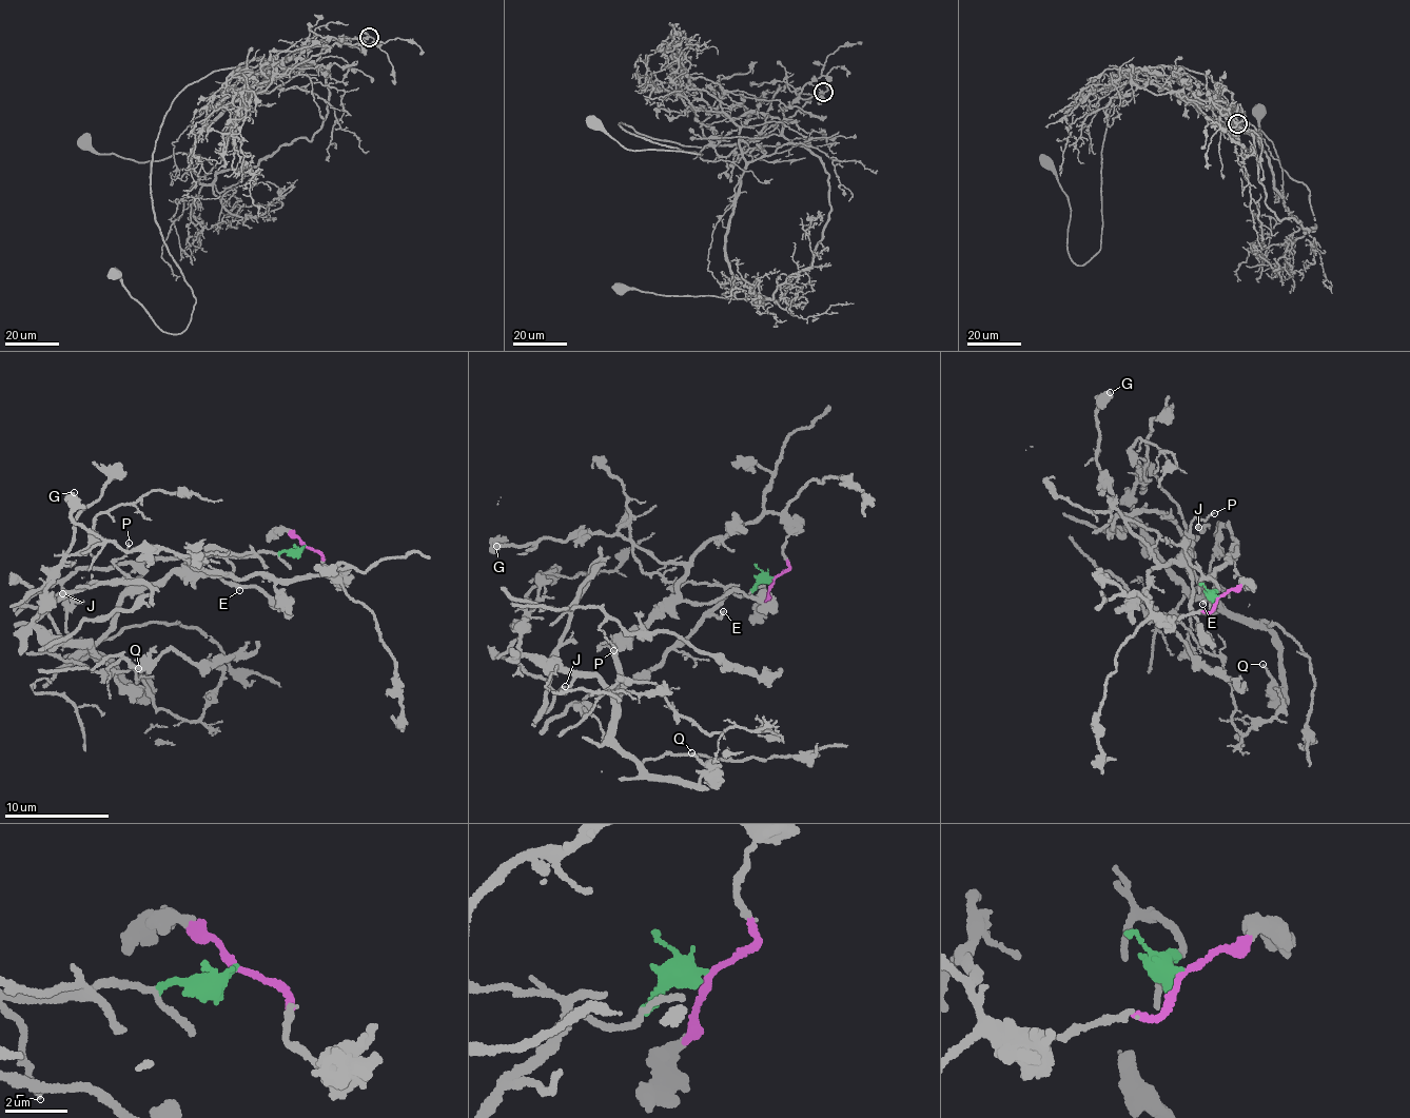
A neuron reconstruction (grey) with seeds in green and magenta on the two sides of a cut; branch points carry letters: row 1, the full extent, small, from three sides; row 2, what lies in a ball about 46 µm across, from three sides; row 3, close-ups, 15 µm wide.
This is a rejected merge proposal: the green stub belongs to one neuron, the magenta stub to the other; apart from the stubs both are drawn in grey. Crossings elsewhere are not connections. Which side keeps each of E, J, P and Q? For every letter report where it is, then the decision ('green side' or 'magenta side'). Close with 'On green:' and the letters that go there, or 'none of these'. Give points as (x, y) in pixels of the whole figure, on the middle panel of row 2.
E: at (723, 611); green side
J: at (565, 686); green side
P: at (613, 650); magenta side
Q: at (691, 752); magenta side
On green: E, J

